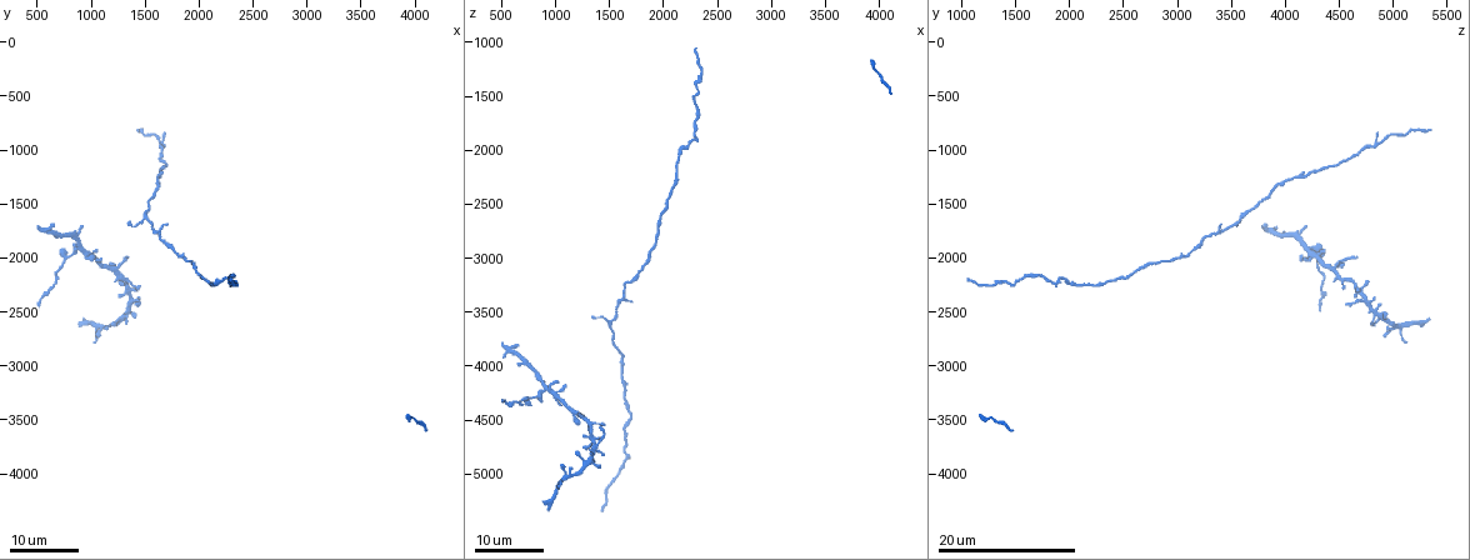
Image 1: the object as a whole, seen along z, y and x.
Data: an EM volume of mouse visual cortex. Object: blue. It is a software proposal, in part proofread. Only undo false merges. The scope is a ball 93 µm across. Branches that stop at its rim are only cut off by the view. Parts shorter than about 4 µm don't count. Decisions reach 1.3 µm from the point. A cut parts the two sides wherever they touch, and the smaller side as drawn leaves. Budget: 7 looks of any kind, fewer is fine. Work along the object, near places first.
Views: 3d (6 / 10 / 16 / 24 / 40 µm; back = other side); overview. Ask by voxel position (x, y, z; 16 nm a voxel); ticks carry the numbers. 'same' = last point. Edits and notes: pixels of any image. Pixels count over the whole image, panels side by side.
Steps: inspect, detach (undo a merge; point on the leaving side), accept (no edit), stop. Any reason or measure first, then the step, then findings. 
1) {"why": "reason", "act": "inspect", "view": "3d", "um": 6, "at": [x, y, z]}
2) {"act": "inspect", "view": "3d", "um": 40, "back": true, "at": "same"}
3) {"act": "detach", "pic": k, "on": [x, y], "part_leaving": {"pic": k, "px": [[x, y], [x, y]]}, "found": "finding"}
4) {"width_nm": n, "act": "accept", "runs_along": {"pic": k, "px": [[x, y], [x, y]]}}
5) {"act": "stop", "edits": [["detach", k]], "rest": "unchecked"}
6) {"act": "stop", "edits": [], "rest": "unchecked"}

{"why": "two arms in line, one across", "act": "inspect", "view": "3d", "um": 16, "at": [1480, 1600, 3600]}

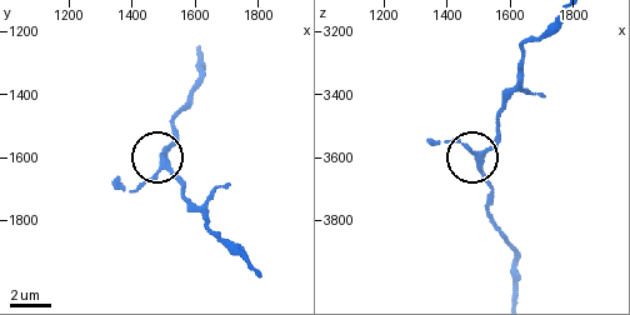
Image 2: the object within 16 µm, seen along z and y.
{"act": "inspect", "view": "3d", "um": 6, "at": [1500, 1620, 3610]}

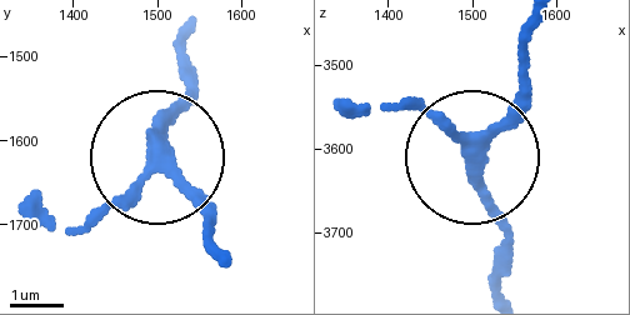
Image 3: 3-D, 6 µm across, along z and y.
{"width_nm": 260, "act": "accept", "runs_along": {"pic": 3, "px": [[226, 264], [218, 228], [150, 156], [190, 58]]}, "found": "one neuron here"}

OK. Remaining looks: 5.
{"act": "inspect", "view": "3d", "um": 24, "at": [1940, 2100, 2700]}

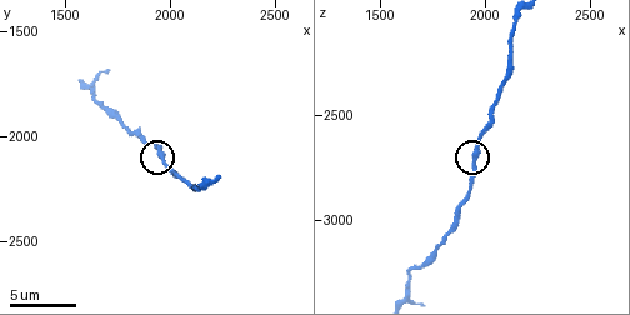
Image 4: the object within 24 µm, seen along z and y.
{"act": "inspect", "view": "3d", "um": 6, "at": [1960, 2090, 2690]}

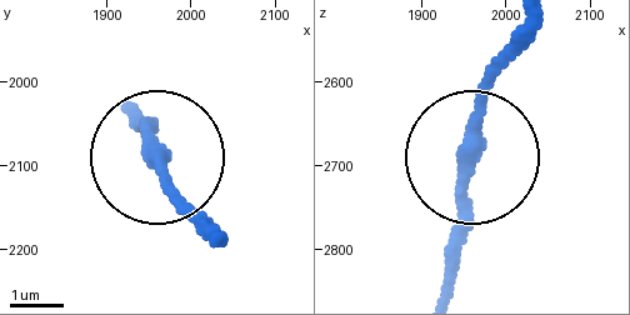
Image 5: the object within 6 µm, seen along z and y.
{"act": "accept", "runs_along": {"pic": 5, "px": [[469, 166], [455, 286]]}, "found": "all the same neuron"}

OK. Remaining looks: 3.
{"why": "thin neck", "act": "inspect", "view": "3d", "um": 16, "at": [1700, 1140, 4460]}

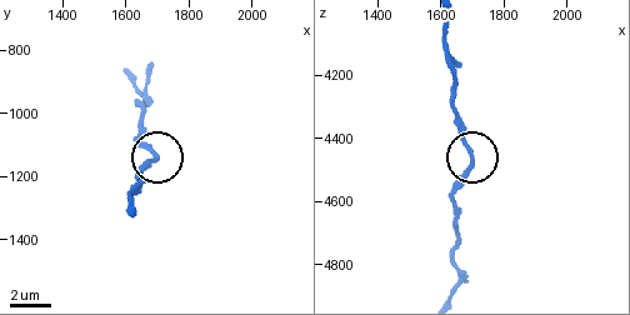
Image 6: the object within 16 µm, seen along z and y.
{"act": "inspect", "view": "3d", "um": 10, "at": [1700, 1150, 4450]}

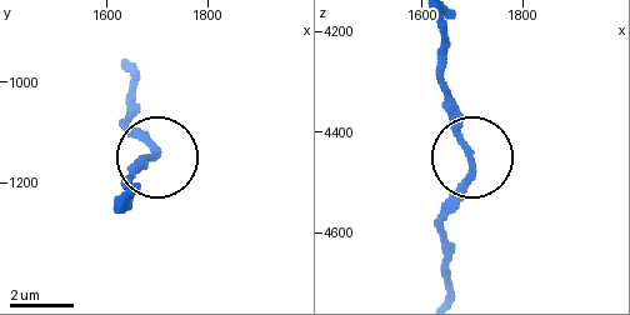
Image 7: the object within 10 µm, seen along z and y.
{"act": "accept", "runs_along": {"pic": 7, "px": [[434, 20], [440, 69], [473, 165], [443, 219]]}, "found": "all the same neuron"}

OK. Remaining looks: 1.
{"act": "stop", "edits": [], "rest": "unchecked"}

